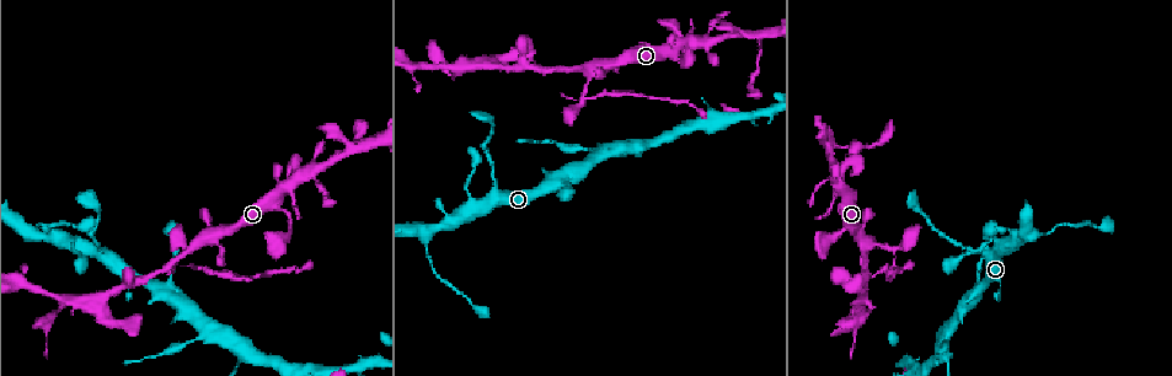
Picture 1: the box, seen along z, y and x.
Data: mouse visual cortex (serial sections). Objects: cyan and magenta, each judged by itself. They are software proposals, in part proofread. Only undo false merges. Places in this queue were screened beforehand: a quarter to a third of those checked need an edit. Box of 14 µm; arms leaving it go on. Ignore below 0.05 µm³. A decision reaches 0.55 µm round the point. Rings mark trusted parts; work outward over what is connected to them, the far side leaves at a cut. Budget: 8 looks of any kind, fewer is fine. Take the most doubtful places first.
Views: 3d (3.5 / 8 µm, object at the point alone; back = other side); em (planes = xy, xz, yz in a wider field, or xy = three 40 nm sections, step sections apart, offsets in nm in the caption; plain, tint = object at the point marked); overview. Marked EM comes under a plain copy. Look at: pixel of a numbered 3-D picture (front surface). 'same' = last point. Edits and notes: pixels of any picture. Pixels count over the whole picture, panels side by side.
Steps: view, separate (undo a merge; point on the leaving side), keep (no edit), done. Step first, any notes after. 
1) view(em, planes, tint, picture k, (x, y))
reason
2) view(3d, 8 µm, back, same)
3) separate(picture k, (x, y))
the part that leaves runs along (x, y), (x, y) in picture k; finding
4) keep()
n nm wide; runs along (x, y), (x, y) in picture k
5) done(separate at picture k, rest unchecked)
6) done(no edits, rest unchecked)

view(3d, 3.5 µm, picture 1, (895, 248))
branch point

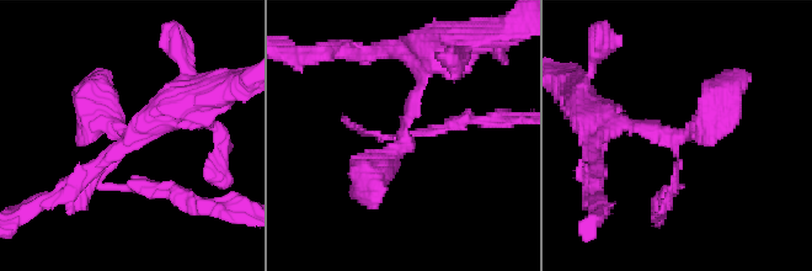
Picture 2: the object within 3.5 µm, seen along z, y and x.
view(em, xy, step 3, tint, picture 2, (401, 133))
now the EM

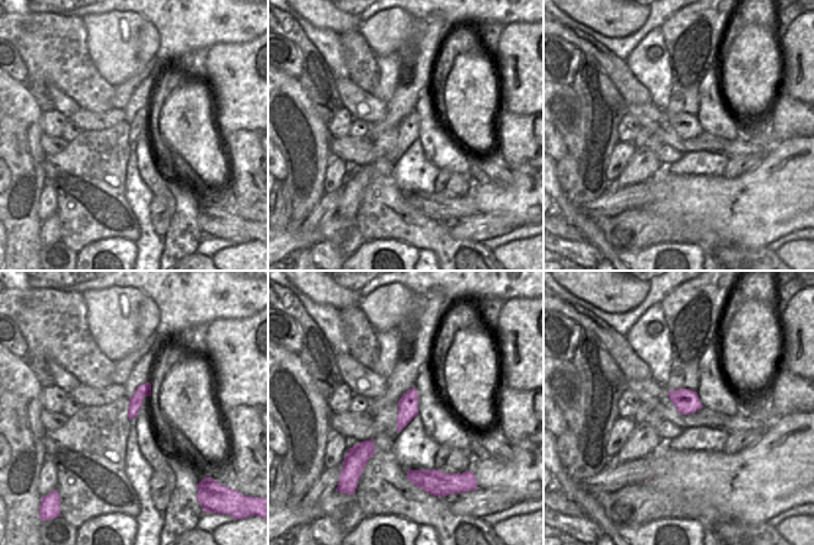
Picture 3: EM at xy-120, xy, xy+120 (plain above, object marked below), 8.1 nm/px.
separate(picture 2, (144, 185))
the part that leaves runs along (103, 173), (107, 184), (209, 206) in picture 2; a second cell is stuck on

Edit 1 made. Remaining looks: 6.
view(overview)
redraw

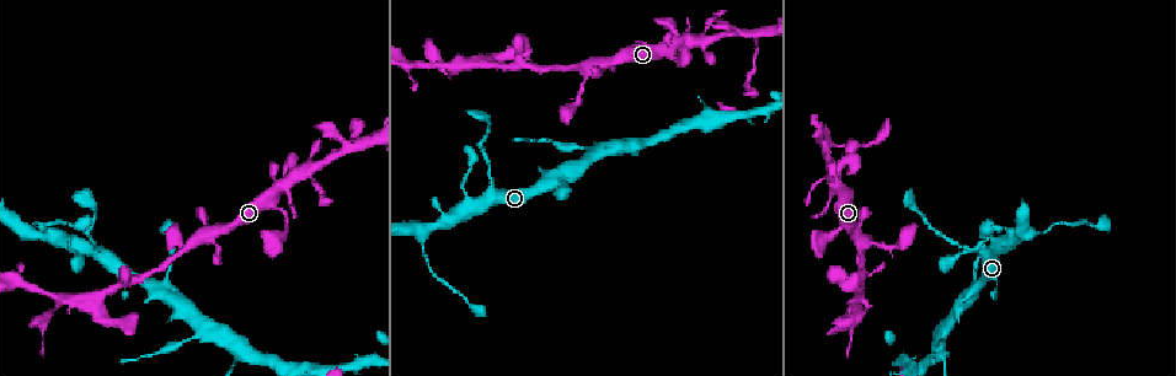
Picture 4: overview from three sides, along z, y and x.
view(3d, 3.5 µm, picture 4, (1048, 229))
thick turns thin

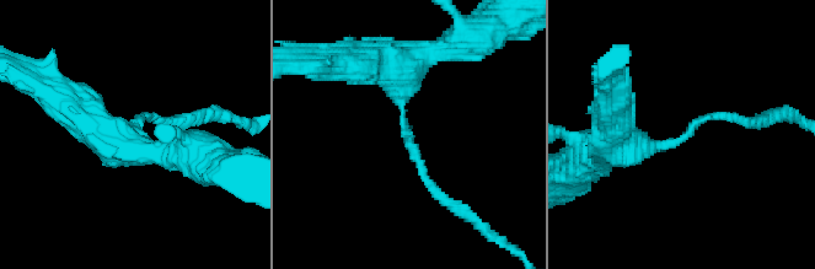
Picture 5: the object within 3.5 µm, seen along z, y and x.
view(em, xy, step 3, tint, picture 5, (692, 132))
arms of 150, 400 nm

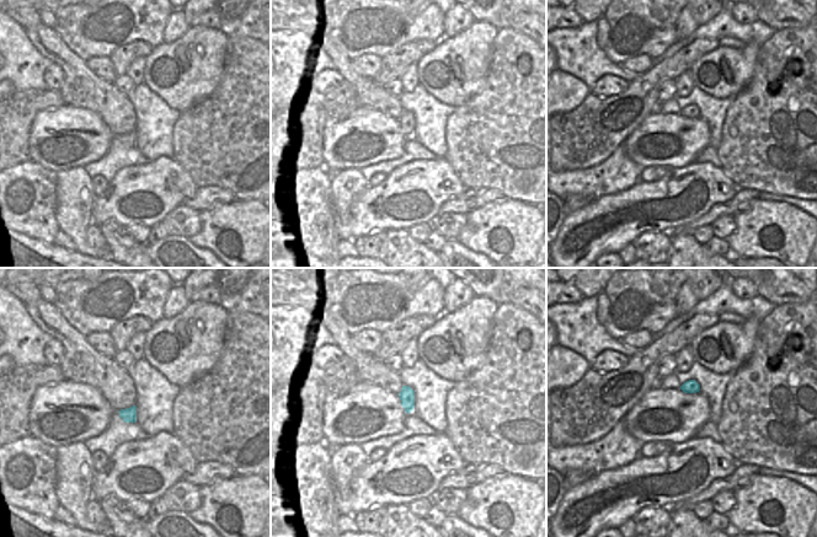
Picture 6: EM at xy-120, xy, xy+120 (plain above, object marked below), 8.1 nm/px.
keep()
runs along (409, 64), (405, 136), (446, 202) in picture 5; one cell here

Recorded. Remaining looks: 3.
view(3d, 3.5 µm, picture 4, (959, 246))
thick turns thin

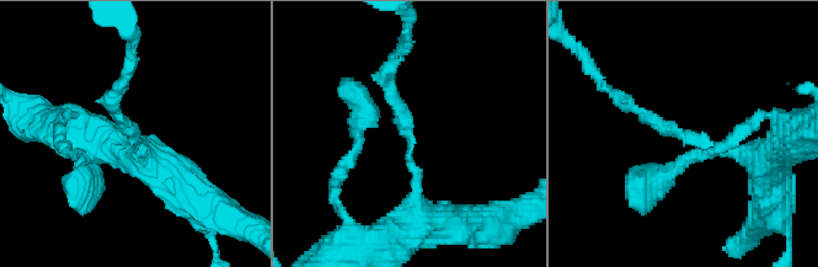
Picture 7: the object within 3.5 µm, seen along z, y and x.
view(em, xy, step 5, tint, picture 7, (411, 141))

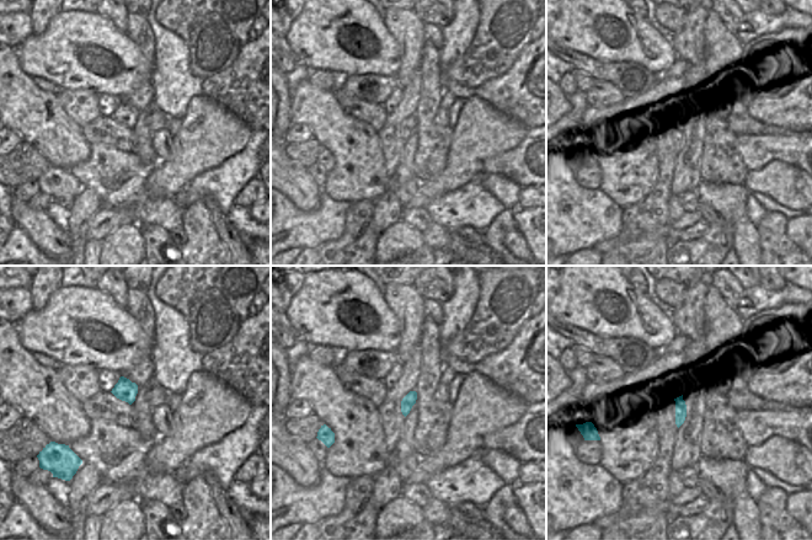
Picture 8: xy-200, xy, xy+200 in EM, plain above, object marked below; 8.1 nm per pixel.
view(em, xy, step 1, tint, same)

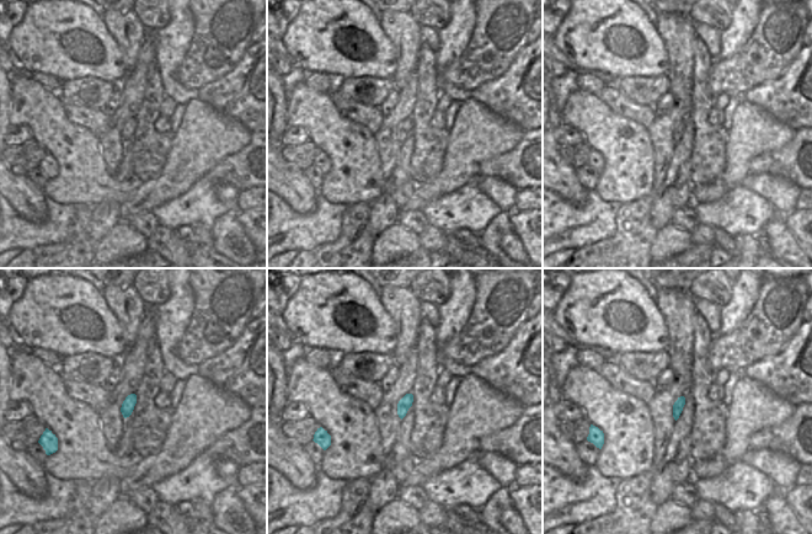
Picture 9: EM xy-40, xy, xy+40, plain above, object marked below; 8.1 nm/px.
keep()
runs along (771, 154), (683, 139), (624, 105) in picture 7; all the same cell

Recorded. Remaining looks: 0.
done(separate at picture 2, rest unchecked)

